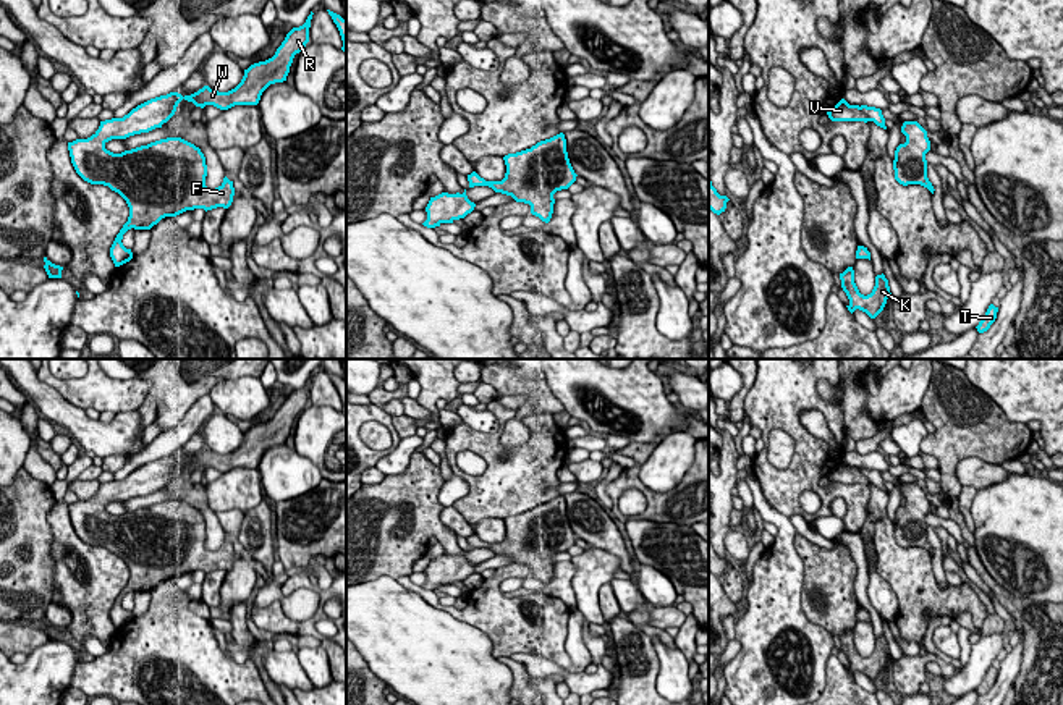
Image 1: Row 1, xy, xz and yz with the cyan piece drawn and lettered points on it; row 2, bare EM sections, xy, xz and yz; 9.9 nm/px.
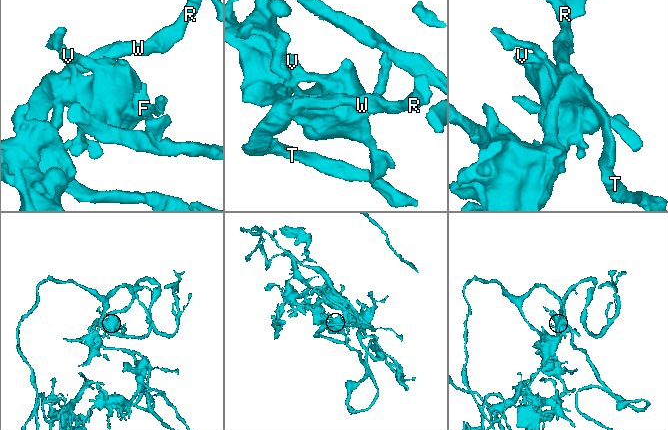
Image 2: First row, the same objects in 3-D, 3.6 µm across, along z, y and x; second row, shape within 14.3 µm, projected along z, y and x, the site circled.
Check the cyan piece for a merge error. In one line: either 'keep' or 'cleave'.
keep

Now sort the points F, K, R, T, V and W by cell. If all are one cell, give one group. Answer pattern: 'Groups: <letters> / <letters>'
Groups: F K R T V W

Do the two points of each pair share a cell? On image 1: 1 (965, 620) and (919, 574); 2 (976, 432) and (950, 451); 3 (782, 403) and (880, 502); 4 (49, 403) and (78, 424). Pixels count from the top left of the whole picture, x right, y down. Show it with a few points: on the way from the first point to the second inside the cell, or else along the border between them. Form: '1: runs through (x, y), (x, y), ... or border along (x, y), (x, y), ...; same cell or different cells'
1: border along (955, 618), (966, 612), (979, 629); different cells
2: runs through (969, 432), (957, 445); same cell
3: border along (868, 484), (868, 515); different cells
4: runs through (55, 408), (71, 417); same cell

